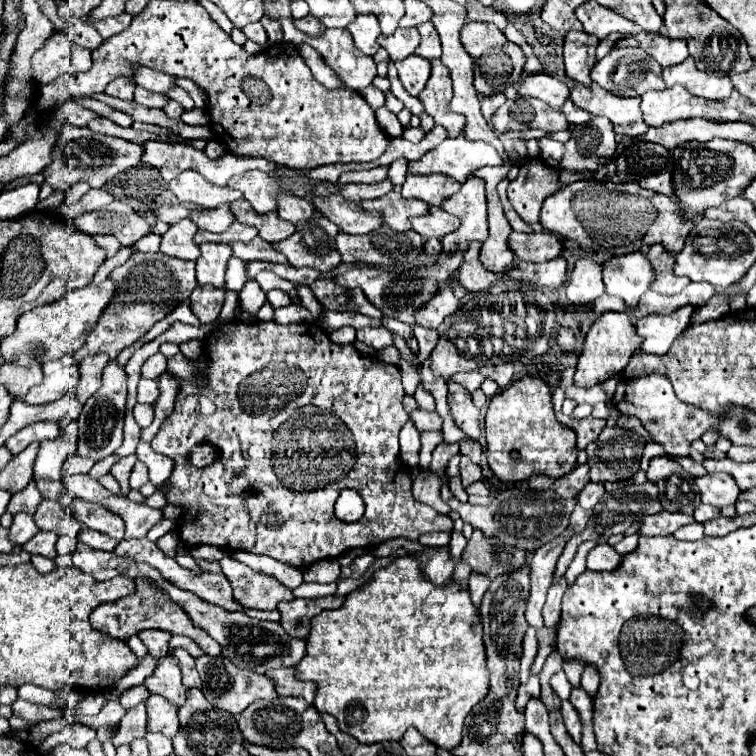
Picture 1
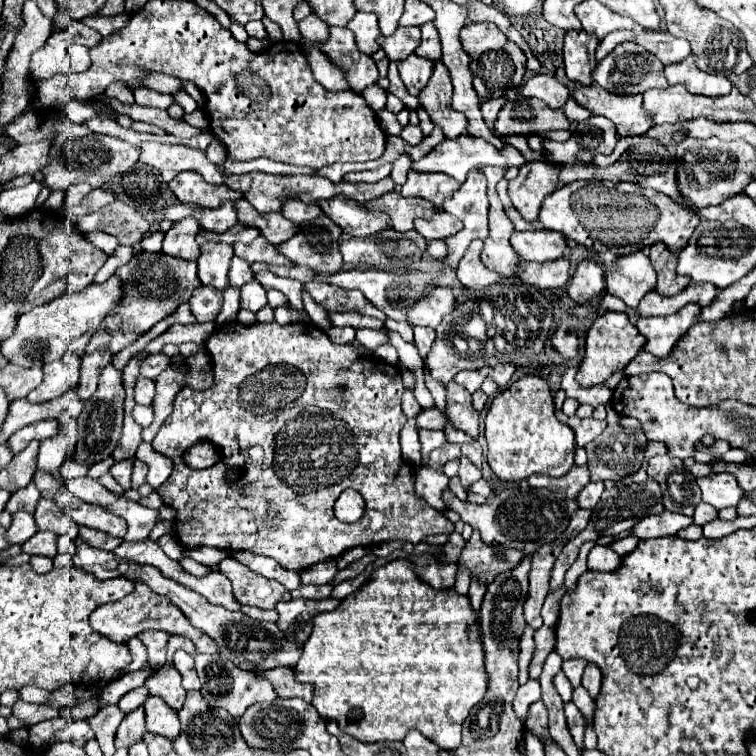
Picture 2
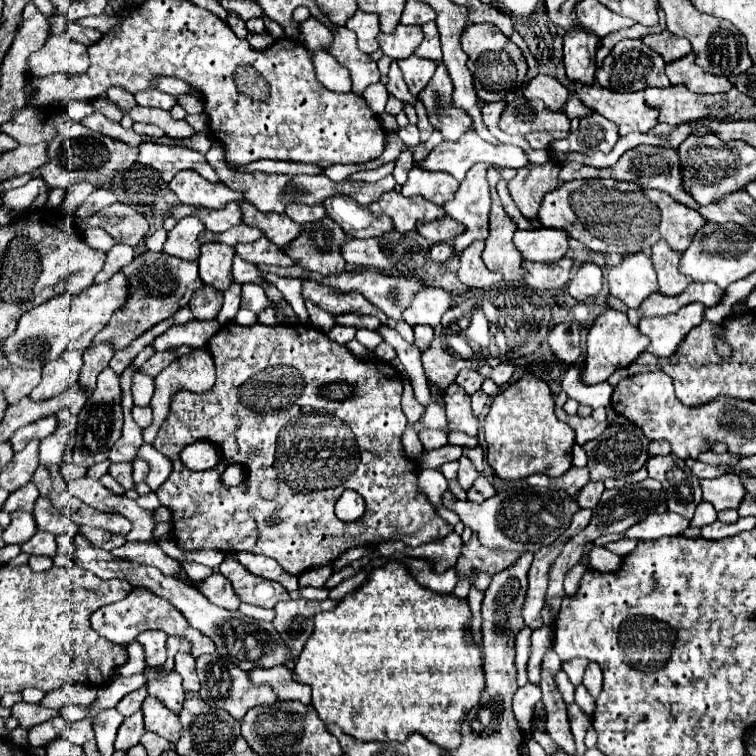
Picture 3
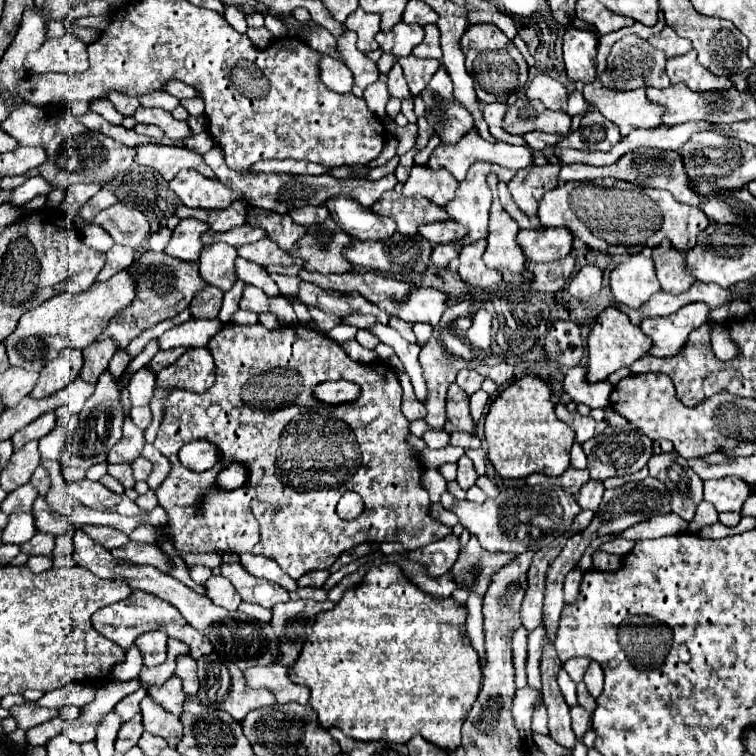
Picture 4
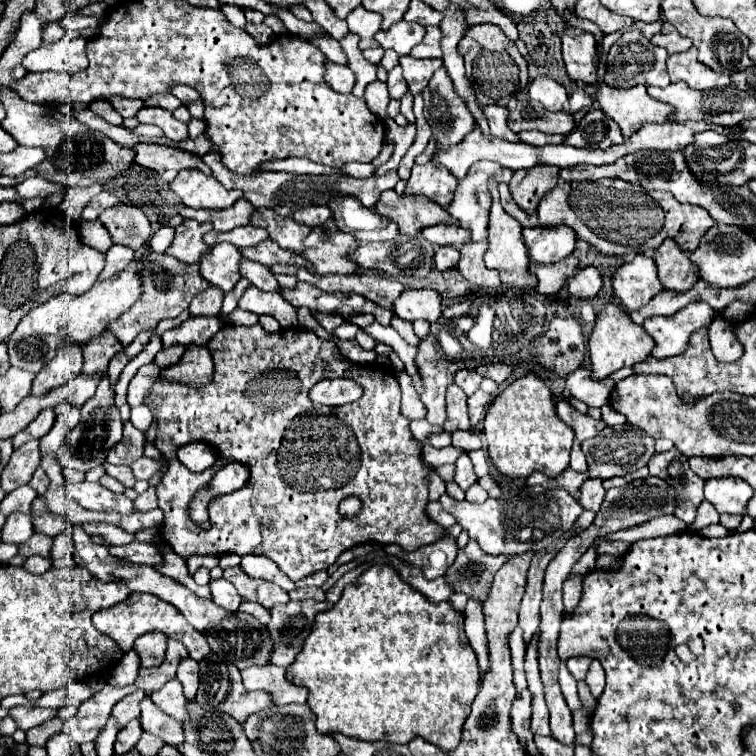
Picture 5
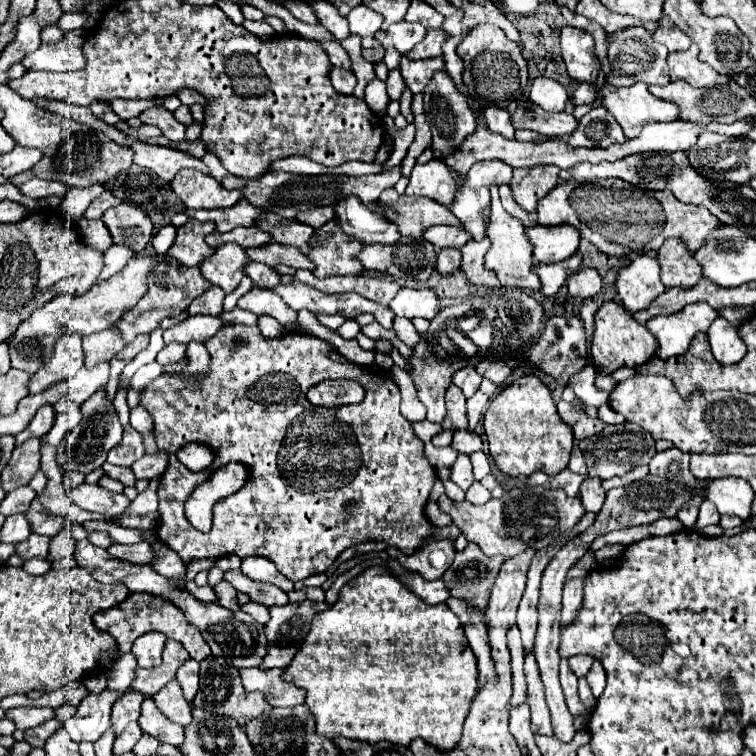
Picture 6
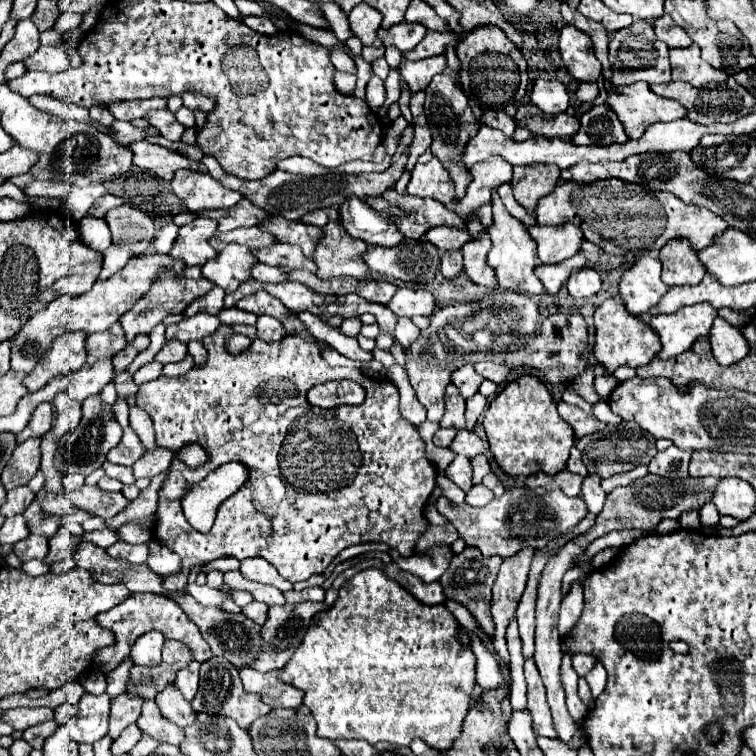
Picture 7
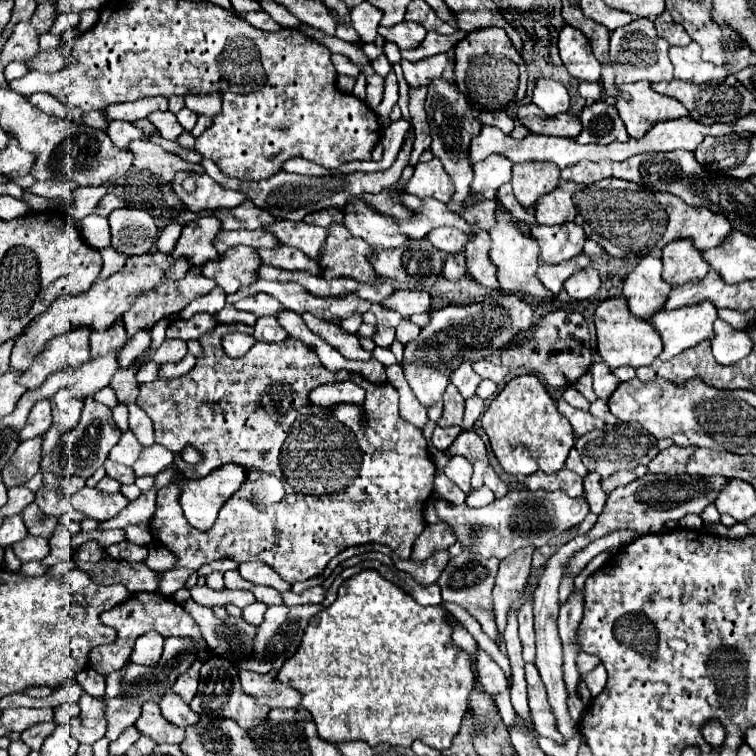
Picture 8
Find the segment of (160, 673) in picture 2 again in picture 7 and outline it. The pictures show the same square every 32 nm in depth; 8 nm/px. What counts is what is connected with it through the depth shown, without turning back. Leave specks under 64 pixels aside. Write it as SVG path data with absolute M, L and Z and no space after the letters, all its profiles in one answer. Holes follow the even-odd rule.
M168 684L162 692L158 692L156 704L168 720L172 720L174 724L178 724L182 728L194 722L194 710L192 710L190 702L186 702L182 698L182 692L178 692L178 688L174 684Z

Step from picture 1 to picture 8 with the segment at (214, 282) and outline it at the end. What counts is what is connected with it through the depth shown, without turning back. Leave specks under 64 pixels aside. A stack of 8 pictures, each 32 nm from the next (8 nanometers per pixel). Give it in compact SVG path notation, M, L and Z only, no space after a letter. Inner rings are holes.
M230 246L218 260L206 262L202 274L214 280L226 294L234 294L240 286L258 280L254 276L258 264L262 264L262 260L250 246Z

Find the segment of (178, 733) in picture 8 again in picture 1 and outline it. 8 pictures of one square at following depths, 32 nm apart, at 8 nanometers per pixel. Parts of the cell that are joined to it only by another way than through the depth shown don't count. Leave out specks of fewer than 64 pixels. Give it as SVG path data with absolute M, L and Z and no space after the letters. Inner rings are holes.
M152 694L146 700L146 712L148 712L148 732L160 732L168 738L172 738L178 732L176 704L168 702L158 694Z

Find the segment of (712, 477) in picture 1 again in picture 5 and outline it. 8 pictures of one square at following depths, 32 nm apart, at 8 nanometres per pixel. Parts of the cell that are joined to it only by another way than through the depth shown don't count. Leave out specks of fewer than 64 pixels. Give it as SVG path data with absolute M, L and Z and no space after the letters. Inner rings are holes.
M718 478L718 480L706 480L704 486L704 498L714 504L714 508L722 514L740 514L746 512L746 502L752 498L754 490L750 484L738 478Z

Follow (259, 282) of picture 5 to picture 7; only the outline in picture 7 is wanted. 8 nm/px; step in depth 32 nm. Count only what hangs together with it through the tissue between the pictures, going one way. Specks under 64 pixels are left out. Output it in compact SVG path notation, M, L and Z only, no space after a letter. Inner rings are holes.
M260 262L252 266L250 276L256 282L270 282L270 284L278 284L278 282L284 282L284 280L290 278L290 274L284 274L282 270L272 268L272 266L266 266L266 264L260 264Z

